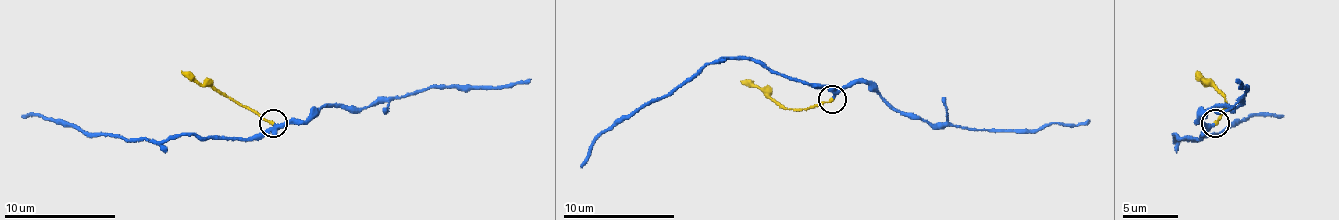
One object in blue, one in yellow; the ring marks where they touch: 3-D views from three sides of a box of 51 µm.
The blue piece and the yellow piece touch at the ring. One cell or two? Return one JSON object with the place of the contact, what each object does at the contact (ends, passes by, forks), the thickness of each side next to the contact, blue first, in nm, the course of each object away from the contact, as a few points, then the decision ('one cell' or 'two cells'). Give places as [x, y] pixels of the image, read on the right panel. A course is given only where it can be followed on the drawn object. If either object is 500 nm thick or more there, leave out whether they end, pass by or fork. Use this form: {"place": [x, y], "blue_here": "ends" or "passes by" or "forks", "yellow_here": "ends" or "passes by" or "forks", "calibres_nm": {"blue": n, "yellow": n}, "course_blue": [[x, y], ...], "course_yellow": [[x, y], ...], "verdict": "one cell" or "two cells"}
{"place": [1215, 123], "blue_here": "passes by", "yellow_here": "ends", "calibres_nm": {"blue": 240, "yellow": 200}, "course_blue": [[1214, 123], [1198, 139], [1175, 134], [1178, 142], [1217, 134], [1256, 114], [1284, 114]], "course_yellow": [[1214, 123], [1225, 109], [1225, 100], [1198, 70]], "verdict": "one cell"}

